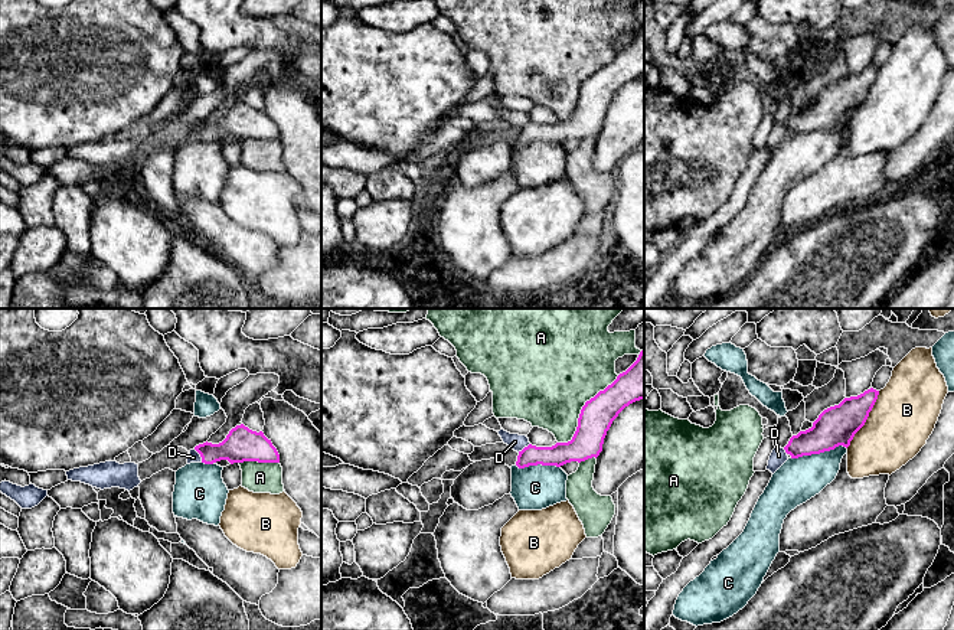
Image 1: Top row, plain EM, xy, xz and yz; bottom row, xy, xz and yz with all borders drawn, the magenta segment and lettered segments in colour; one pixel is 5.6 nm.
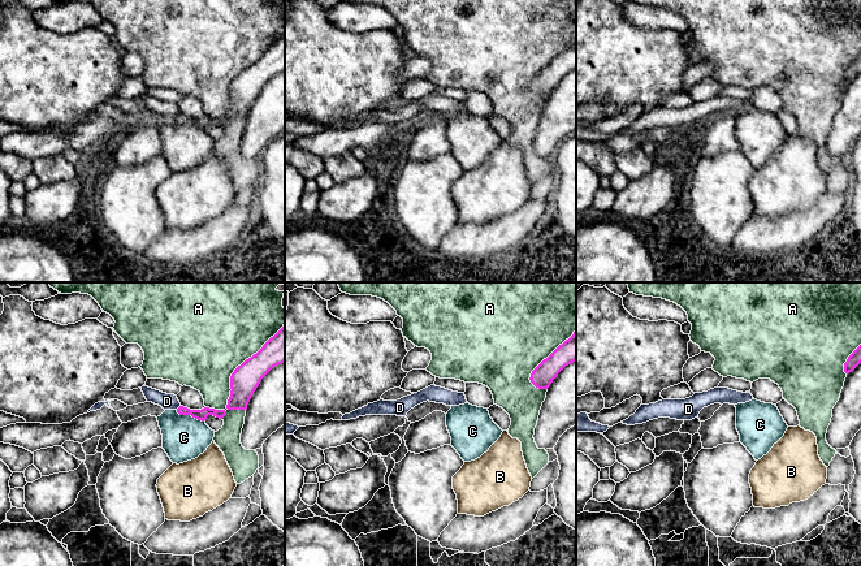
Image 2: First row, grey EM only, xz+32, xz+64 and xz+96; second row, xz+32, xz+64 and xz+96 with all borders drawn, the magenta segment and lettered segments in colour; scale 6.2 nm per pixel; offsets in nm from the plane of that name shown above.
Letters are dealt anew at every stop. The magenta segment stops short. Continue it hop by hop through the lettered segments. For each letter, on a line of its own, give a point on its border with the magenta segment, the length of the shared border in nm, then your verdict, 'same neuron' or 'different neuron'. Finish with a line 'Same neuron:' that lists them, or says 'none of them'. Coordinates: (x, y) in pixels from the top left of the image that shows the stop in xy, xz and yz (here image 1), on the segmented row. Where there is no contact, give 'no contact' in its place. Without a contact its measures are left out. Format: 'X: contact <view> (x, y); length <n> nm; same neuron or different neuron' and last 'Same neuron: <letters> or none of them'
A: contact xz (581, 411); length 500 nm; different neuron
B: contact yz (866, 418); length 380 nm; different neuron
C: contact yz (819, 453); length 320 nm; different neuron
D: contact xy (201, 456); length 90 nm; different neuron
Same neuron: none of them

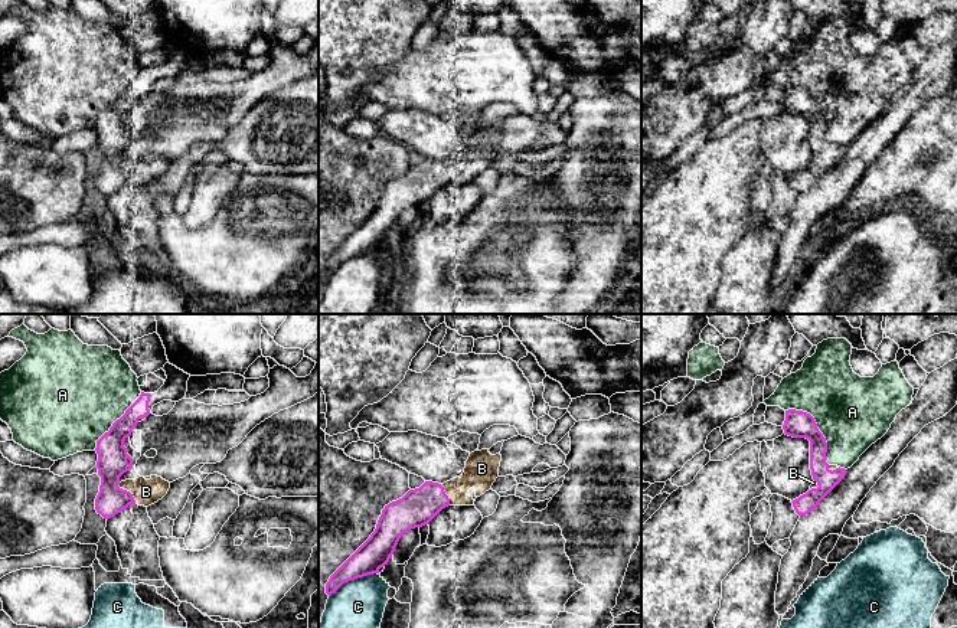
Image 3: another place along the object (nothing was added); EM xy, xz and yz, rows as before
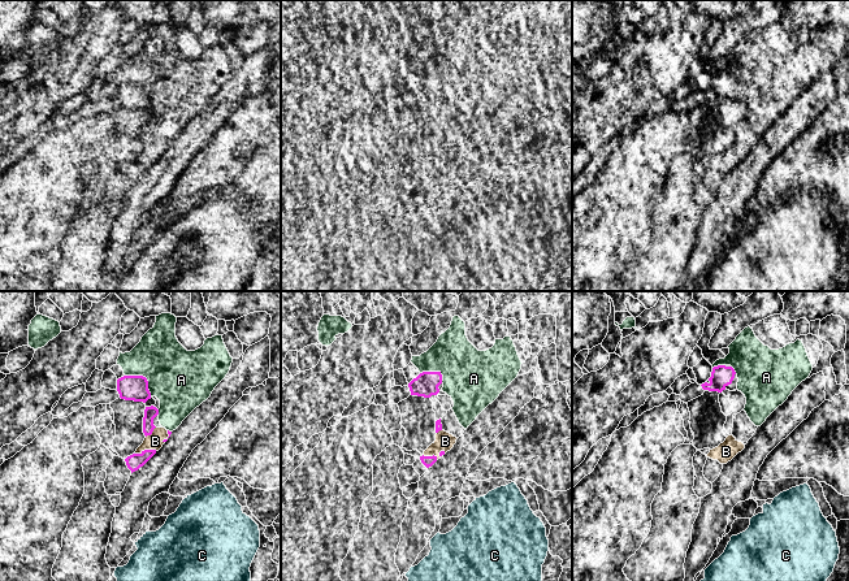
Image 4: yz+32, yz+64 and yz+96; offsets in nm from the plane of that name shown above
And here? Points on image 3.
A: contact yz (817, 428); length 400 nm; different neuron
B: contact xy (128, 491); length 160 nm; same neuron
C: contact xz (352, 579); length 300 nm; different neuron
Same neuron: B

